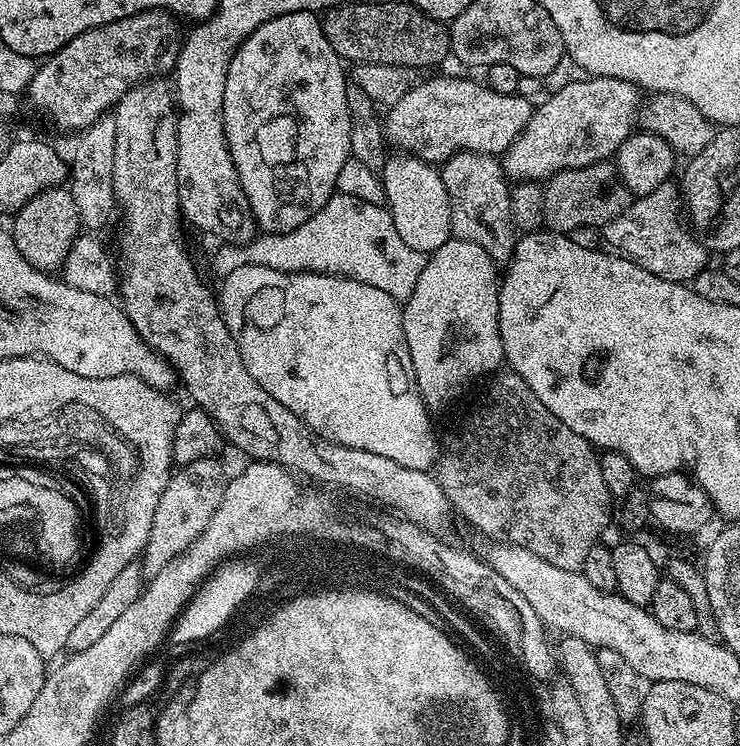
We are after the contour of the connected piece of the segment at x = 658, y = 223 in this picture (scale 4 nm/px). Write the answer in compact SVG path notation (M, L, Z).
M669 182L658 186L648 196L633 199L632 205L618 218L605 224L602 240L607 251L633 260L639 268L644 268L663 280L672 280L675 284L691 282L709 263L710 253L683 219L676 217L676 203L682 200L682 192L675 183Z

